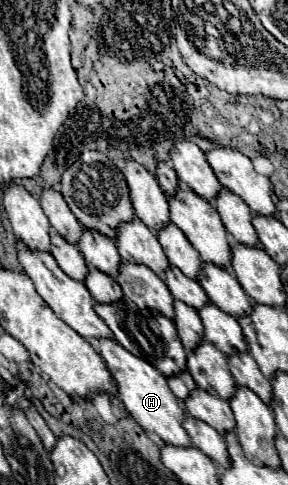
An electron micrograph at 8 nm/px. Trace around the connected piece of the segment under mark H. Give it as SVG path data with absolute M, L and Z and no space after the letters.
M100 339L98 349L100 349L102 359L106 361L106 367L110 369L110 373L116 381L118 399L124 403L124 407L136 419L136 423L144 431L156 433L164 443L178 445L178 447L192 445L188 433L182 427L182 419L184 419L186 411L182 409L182 403L168 389L166 377L154 365L150 365L148 361L144 361L140 357L134 357L130 351L126 351L120 343L116 343L112 339Z

